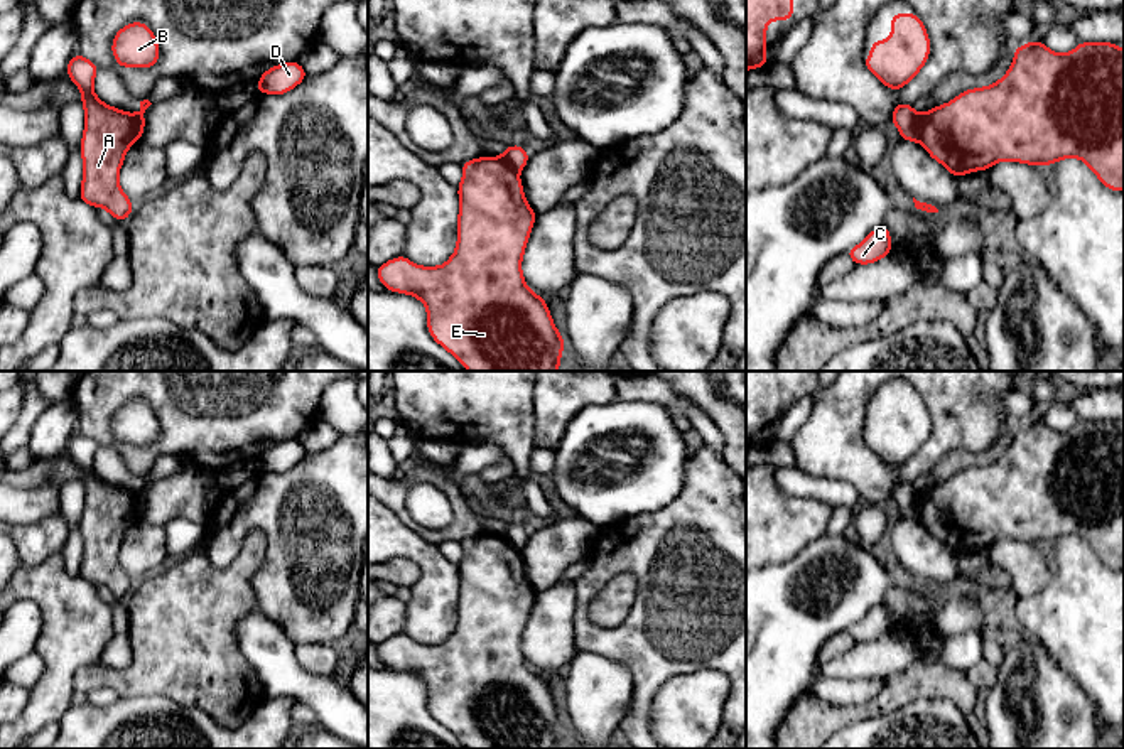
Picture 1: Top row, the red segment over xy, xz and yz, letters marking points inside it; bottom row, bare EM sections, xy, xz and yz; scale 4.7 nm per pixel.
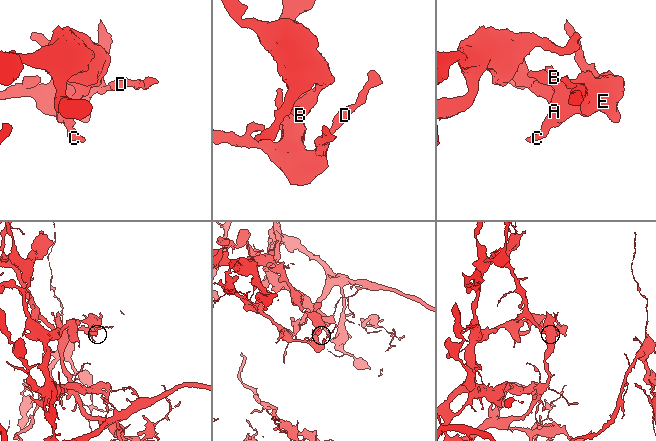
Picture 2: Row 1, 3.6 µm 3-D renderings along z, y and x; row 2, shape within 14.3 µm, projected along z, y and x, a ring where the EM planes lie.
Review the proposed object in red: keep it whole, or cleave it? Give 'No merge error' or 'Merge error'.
Merge error

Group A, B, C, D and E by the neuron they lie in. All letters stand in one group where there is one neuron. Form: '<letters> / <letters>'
A C D E / B

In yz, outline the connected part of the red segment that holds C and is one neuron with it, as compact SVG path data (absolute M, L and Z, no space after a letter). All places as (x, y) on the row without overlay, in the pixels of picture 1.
M883 602L873 607L866 617L844 631L856 643L869 643L891 633L891 609Z

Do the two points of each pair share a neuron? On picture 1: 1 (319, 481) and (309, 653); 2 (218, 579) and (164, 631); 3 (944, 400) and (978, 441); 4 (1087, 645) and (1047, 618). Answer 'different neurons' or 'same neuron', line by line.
1: different neurons
2: same neuron
3: same neuron
4: same neuron

